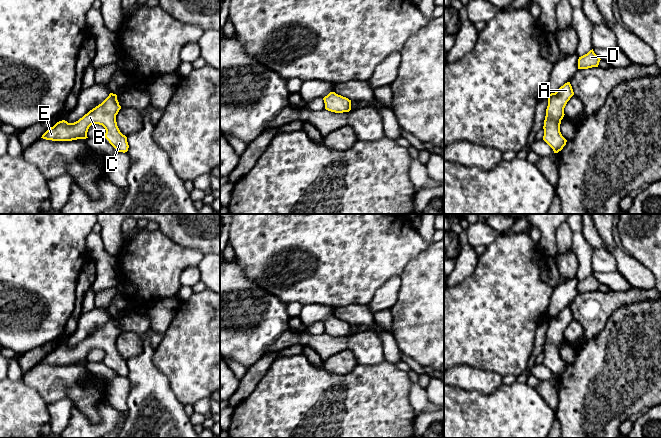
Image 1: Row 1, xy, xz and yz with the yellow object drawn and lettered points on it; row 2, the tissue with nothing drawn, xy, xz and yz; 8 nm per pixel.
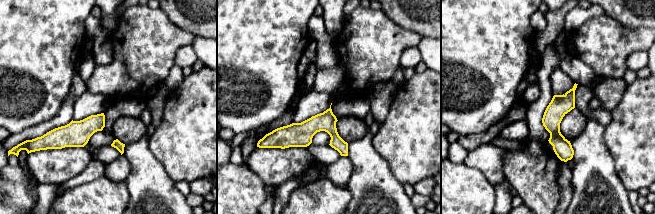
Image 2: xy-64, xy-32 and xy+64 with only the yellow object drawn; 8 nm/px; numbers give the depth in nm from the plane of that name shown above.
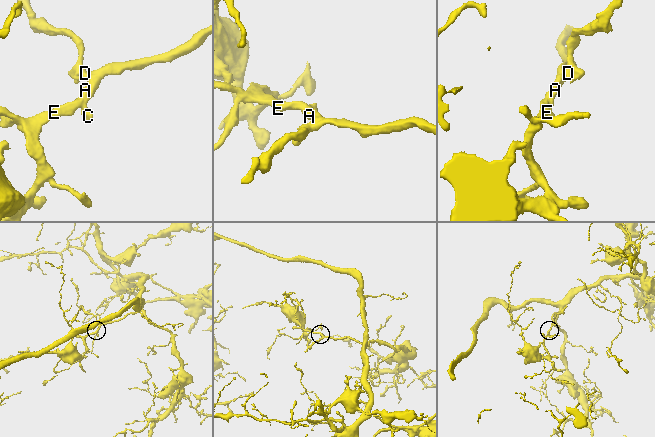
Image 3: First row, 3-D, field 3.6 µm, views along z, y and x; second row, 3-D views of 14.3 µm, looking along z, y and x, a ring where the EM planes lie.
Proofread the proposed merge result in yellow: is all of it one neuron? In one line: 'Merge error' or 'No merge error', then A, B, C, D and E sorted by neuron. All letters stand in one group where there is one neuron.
No merge error. Groups: A B C D E

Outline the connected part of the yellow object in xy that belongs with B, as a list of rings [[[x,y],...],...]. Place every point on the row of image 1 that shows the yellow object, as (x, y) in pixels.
[[[110,93],[101,104],[90,110],[78,121],[74,123],[68,123],[65,120],[59,121],[41,138],[52,141],[86,139],[89,127],[99,124],[105,128],[105,138],[117,152],[125,153],[129,148],[127,137],[120,132],[116,122],[116,115],[120,109],[117,95]]]

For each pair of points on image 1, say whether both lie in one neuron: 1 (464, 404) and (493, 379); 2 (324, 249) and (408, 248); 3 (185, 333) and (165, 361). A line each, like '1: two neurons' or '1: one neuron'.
1: two neurons
2: one neuron
3: one neuron

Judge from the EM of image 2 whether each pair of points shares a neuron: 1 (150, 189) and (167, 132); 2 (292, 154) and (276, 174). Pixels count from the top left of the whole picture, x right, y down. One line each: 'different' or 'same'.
1: different
2: same

